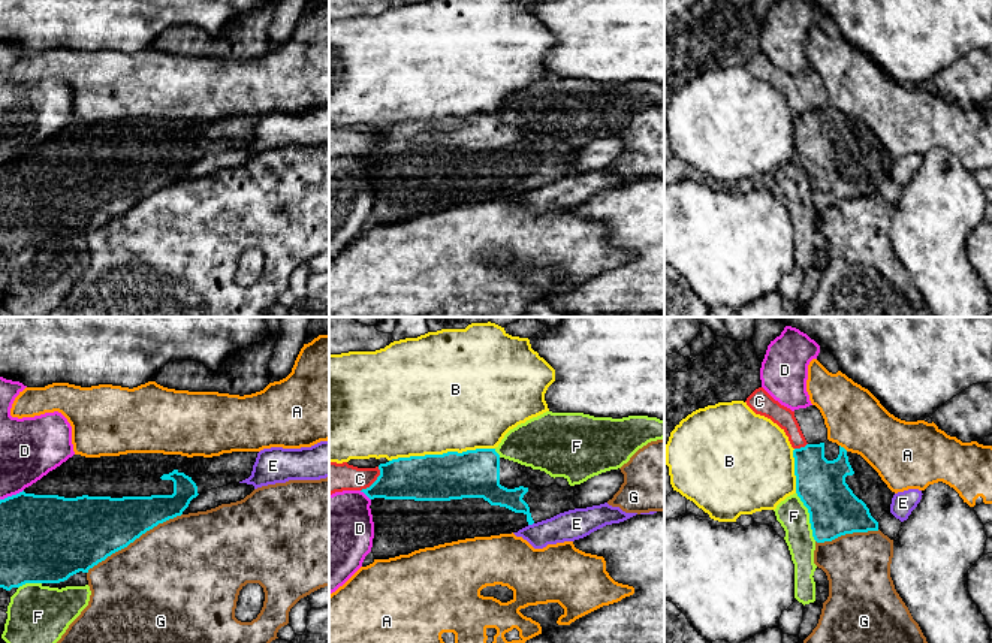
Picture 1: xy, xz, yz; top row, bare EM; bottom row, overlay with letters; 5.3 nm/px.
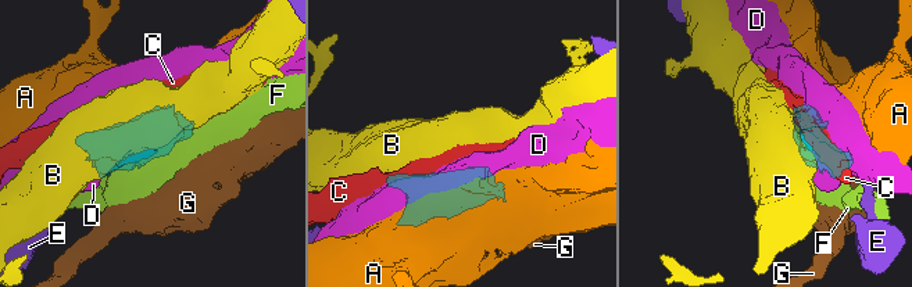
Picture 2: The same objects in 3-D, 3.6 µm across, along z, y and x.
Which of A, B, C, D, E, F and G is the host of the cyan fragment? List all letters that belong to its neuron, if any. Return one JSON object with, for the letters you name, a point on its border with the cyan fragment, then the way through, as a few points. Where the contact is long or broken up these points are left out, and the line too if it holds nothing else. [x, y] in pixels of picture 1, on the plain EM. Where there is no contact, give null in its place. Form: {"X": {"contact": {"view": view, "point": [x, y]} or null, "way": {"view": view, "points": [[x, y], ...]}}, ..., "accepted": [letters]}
{"accepted": []}

